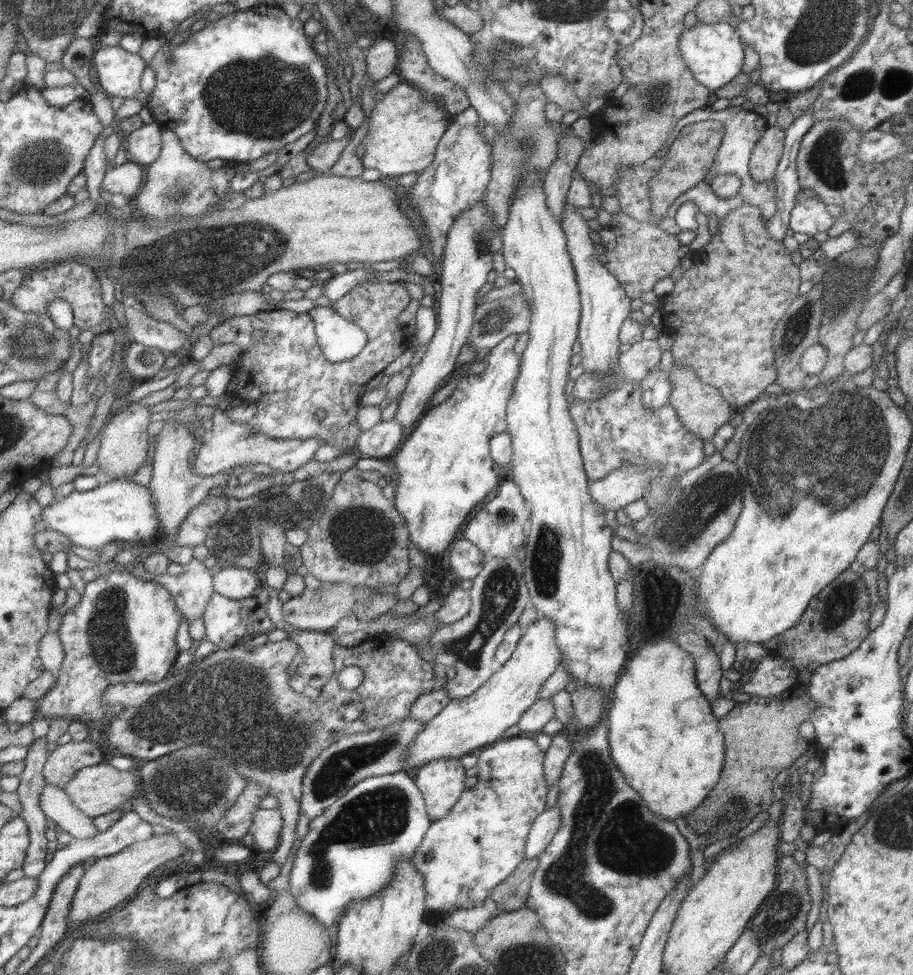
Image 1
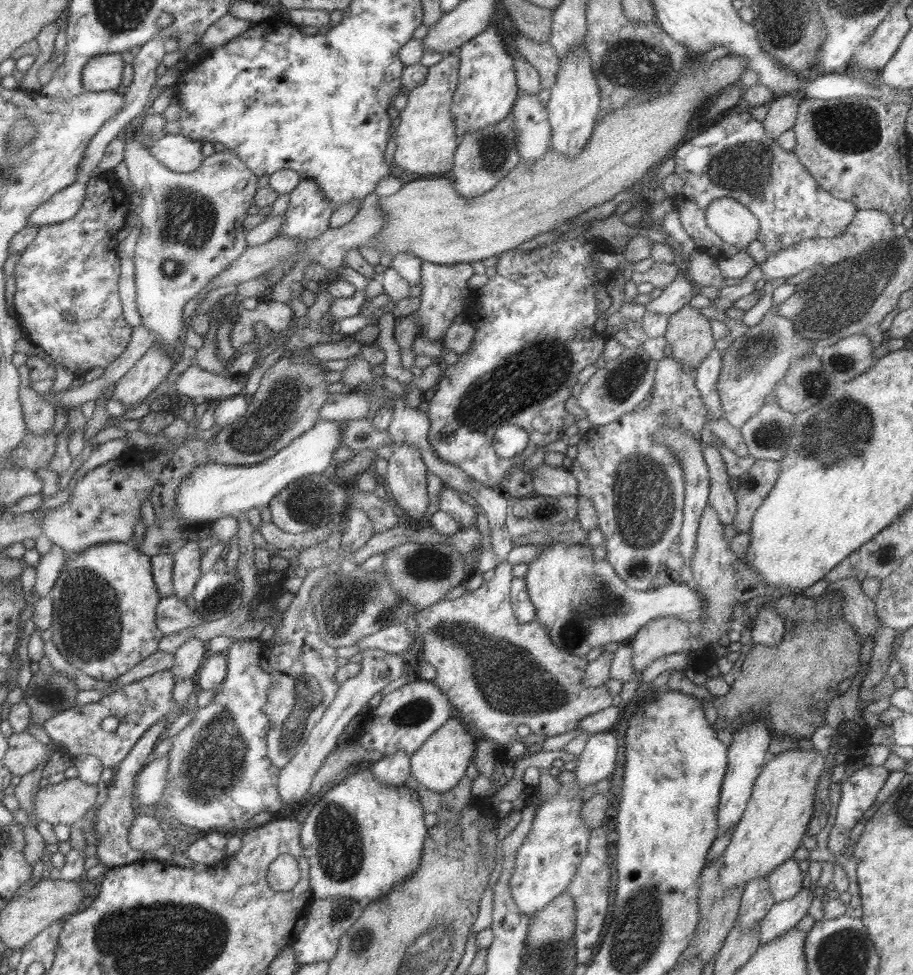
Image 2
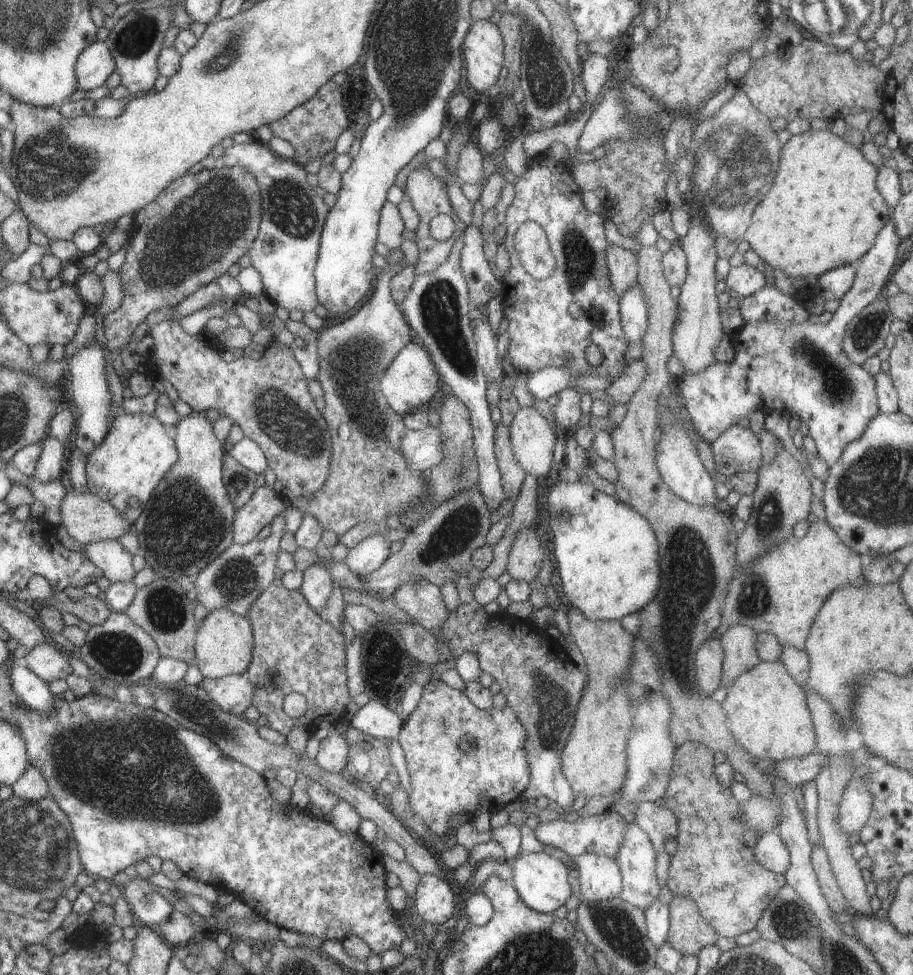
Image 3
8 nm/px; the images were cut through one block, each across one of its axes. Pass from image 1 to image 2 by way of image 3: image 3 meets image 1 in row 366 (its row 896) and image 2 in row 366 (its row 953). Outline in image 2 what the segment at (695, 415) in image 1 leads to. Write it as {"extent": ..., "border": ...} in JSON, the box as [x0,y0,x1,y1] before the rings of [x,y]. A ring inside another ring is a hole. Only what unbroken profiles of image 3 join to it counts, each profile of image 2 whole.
{"extent":[664,304,714,370],"border":[[[683,304],[668,316],[664,338],[671,346],[670,357],[689,370],[695,370],[714,348],[709,319],[689,304]]]}

